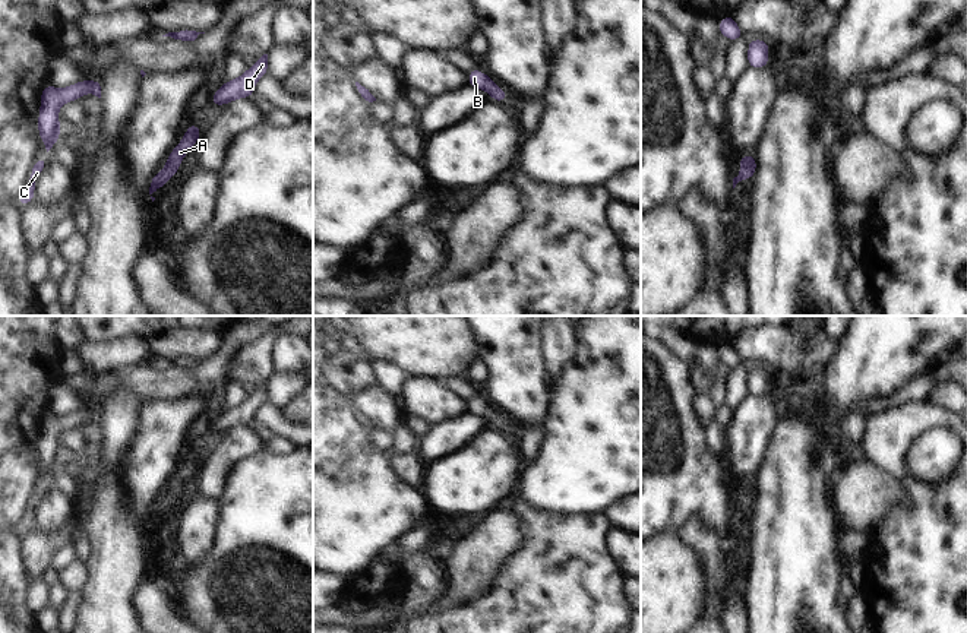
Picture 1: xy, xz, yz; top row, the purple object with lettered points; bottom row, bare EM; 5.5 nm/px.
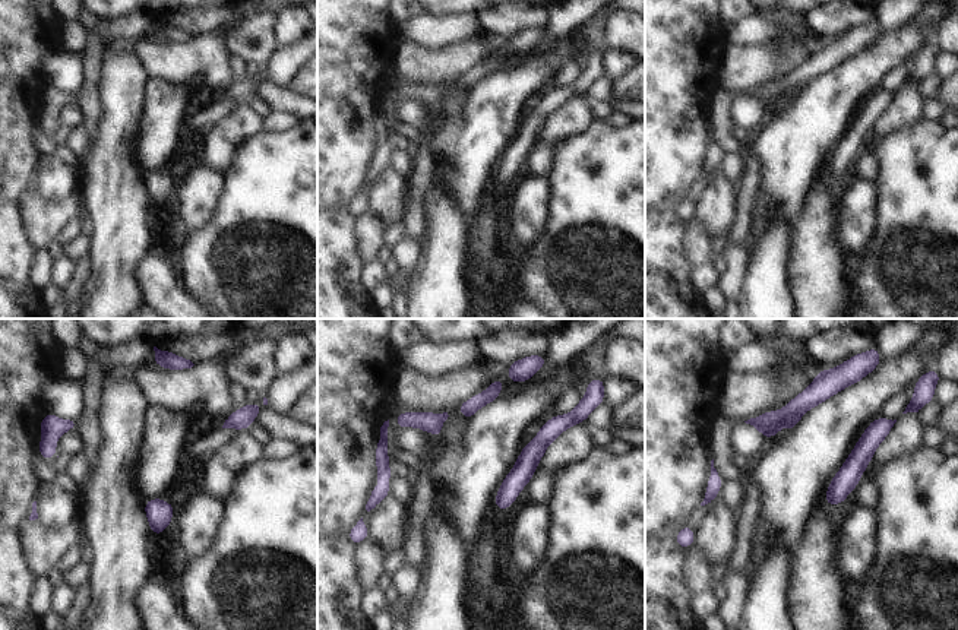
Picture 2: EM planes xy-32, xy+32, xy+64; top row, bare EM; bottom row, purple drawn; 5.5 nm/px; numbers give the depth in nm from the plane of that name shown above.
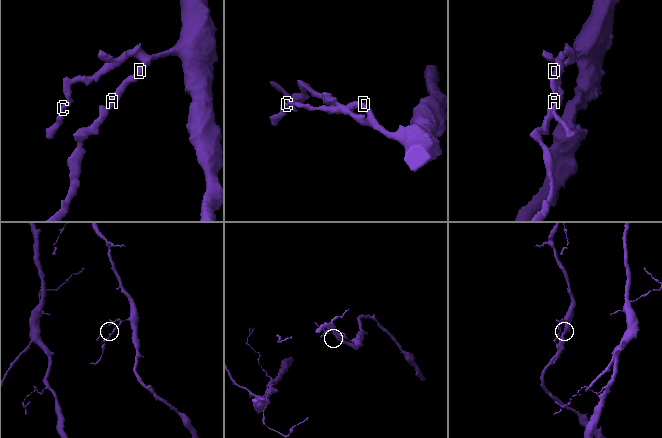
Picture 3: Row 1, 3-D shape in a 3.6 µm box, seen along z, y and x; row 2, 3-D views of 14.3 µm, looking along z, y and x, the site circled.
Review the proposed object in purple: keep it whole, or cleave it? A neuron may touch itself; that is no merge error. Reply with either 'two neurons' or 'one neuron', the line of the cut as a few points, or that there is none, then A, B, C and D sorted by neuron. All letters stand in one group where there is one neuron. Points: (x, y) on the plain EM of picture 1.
one neuron; cut none; groups A B C D

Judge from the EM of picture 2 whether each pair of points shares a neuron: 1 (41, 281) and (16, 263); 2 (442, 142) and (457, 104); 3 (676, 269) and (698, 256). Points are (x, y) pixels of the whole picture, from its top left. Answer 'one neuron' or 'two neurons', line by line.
1: two neurons
2: two neurons
3: two neurons

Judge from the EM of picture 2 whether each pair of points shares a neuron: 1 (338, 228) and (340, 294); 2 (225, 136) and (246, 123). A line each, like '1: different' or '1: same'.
1: same
2: same

